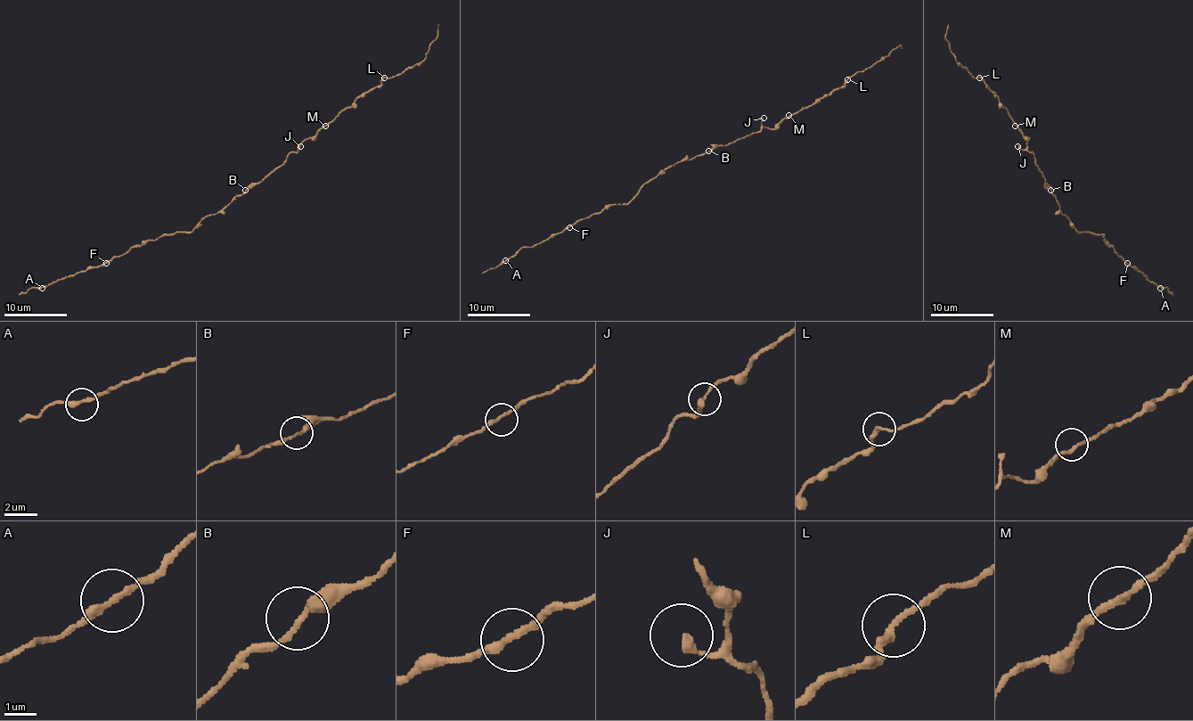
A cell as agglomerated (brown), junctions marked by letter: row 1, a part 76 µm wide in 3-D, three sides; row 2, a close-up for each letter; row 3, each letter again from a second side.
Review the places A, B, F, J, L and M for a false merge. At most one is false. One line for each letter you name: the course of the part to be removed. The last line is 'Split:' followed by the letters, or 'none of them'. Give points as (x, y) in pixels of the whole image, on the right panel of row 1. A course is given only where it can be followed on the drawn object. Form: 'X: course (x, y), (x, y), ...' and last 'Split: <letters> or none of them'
Split: none of them

